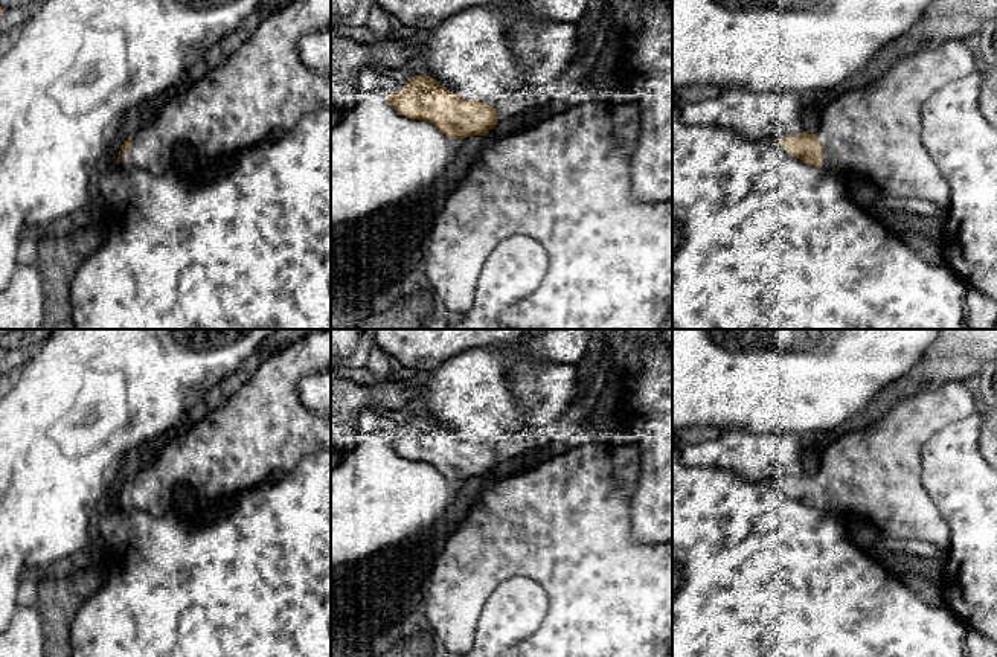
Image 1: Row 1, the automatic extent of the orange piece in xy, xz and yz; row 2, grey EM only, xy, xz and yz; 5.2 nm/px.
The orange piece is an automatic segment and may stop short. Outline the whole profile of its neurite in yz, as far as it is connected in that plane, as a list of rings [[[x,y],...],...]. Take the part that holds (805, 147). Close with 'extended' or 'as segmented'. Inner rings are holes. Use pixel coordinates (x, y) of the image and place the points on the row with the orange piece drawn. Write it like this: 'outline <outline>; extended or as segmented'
outline [[[953,40],[902,56],[880,79],[825,102],[816,134],[802,131],[779,143],[790,155],[826,172],[855,172],[892,197],[915,197],[948,209],[950,183],[921,137],[922,107],[936,90],[974,72],[982,76],[977,99],[980,111],[997,128],[997,66],[983,62],[965,40]]]; extended

